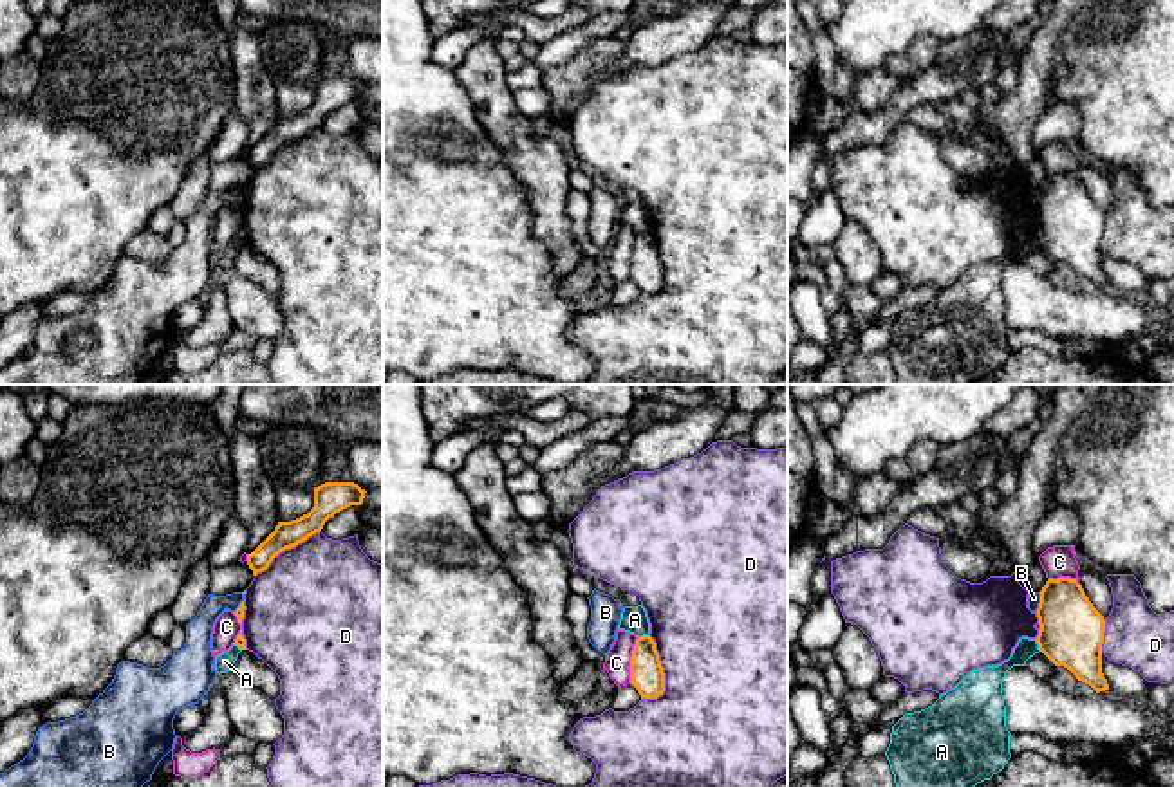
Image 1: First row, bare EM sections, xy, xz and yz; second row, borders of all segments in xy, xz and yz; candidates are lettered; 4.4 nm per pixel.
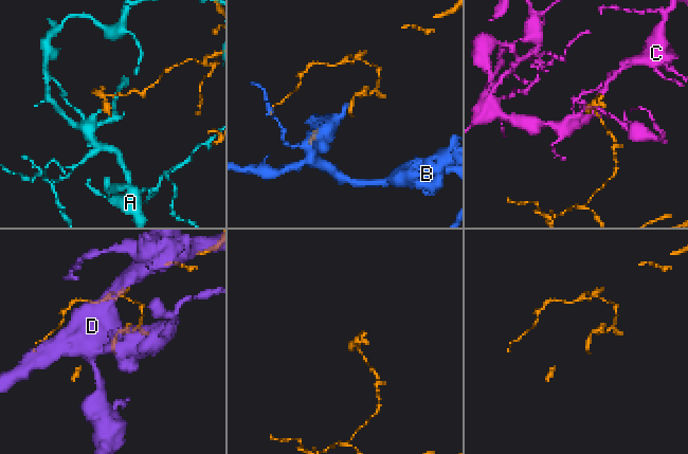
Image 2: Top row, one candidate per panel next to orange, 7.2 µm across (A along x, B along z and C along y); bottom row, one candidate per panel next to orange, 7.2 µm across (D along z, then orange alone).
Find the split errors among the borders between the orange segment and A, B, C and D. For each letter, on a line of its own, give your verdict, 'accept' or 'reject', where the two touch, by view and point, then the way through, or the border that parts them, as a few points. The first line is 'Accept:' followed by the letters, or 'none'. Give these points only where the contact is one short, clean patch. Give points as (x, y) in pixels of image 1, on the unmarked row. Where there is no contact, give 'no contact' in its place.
Accept: none
A: reject; meets orange in yz at (1037, 239); border along yz (1034, 235), (1041, 246)
B: reject; meets orange in yz at (1041, 197); border along yz (1041, 188), (1041, 197), (1035, 204)
C: reject; meets orange in xz at (631, 257)
D: reject; meets orange in xz at (663, 269)

